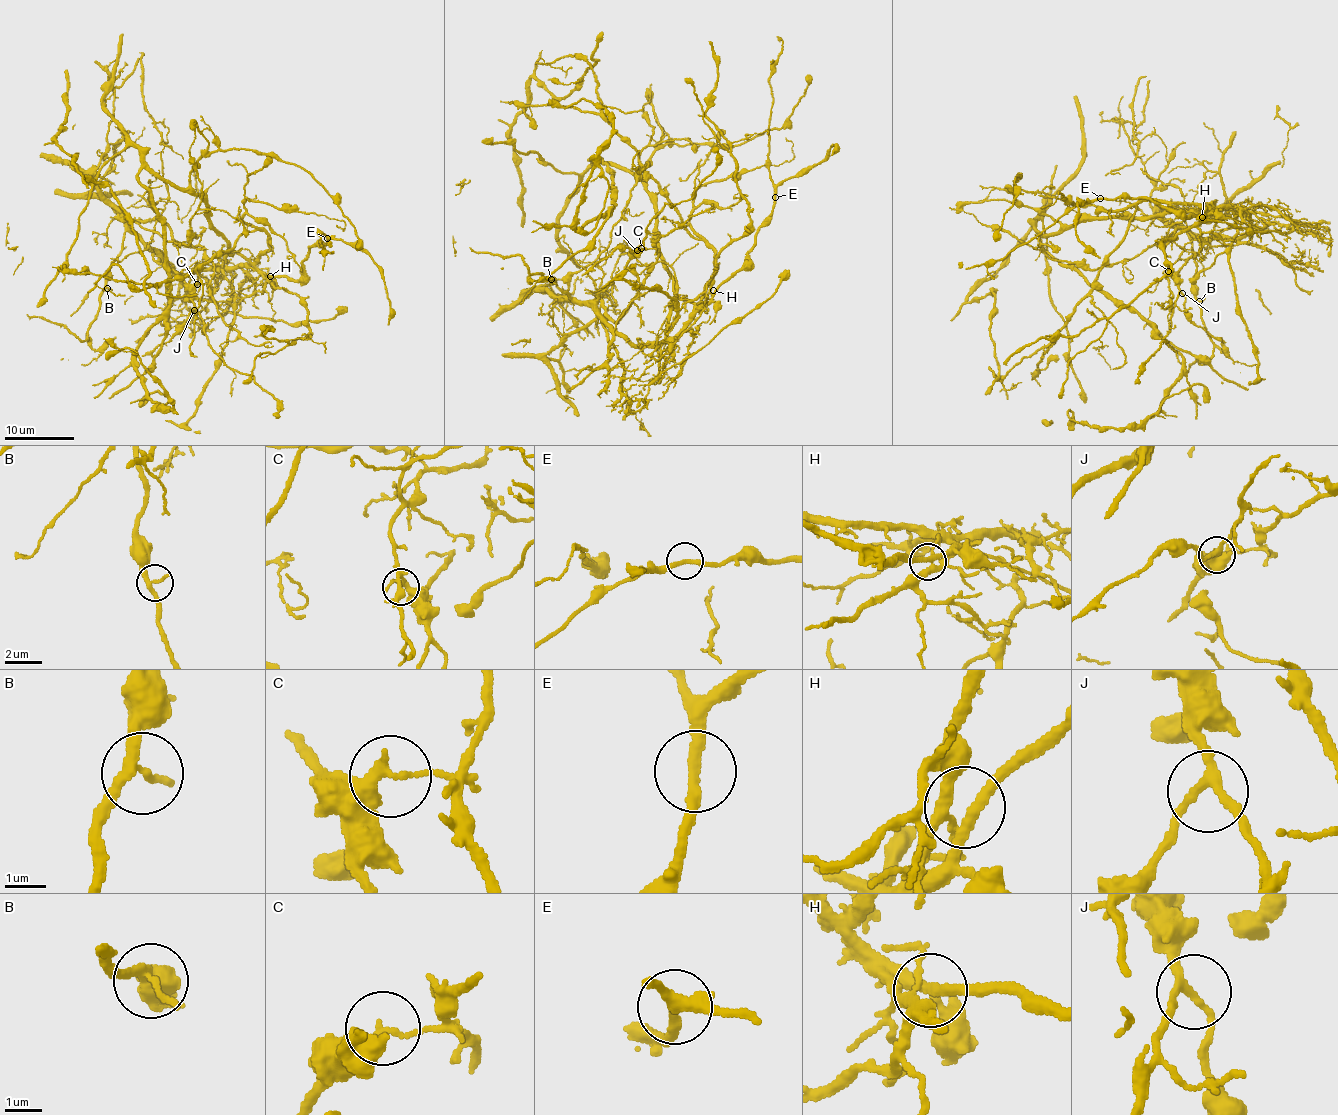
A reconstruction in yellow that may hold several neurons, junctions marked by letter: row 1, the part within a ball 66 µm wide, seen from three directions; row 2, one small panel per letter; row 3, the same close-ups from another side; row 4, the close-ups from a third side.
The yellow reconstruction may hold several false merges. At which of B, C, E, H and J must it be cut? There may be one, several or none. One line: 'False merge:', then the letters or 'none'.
False merge: C

